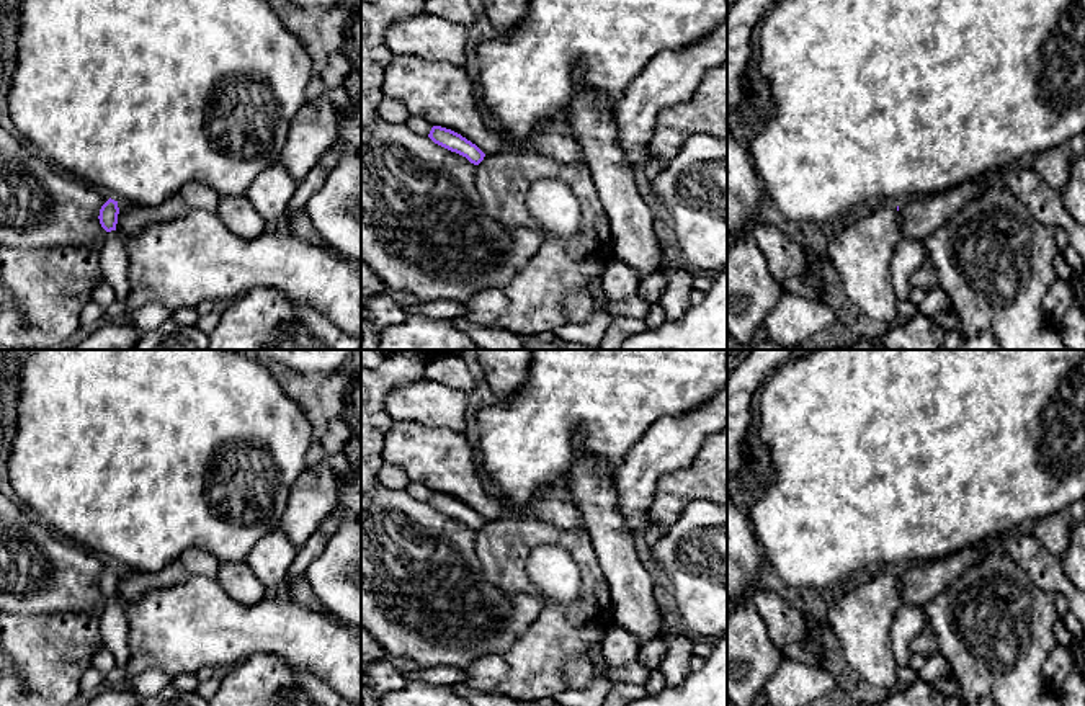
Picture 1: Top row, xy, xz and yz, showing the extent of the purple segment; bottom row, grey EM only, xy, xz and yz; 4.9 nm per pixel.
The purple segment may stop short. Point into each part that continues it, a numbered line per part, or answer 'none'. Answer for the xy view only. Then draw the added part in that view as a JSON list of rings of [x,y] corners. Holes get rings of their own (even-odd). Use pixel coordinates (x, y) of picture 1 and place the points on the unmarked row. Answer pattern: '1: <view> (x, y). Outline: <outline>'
none

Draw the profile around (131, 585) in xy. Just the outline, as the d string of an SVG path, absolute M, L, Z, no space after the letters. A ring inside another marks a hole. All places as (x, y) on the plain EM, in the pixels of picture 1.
M191 547L181 552L162 570L154 574L144 574L132 569L118 567L119 580L116 597L123 598L124 601L136 601L142 598L147 592L163 590L170 585L185 582L193 575L216 579L219 565L219 559L211 552Z

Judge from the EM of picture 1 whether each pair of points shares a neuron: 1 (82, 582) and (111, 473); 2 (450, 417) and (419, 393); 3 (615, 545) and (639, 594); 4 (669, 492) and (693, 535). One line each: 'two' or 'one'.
1: two
2: one
3: one
4: two

